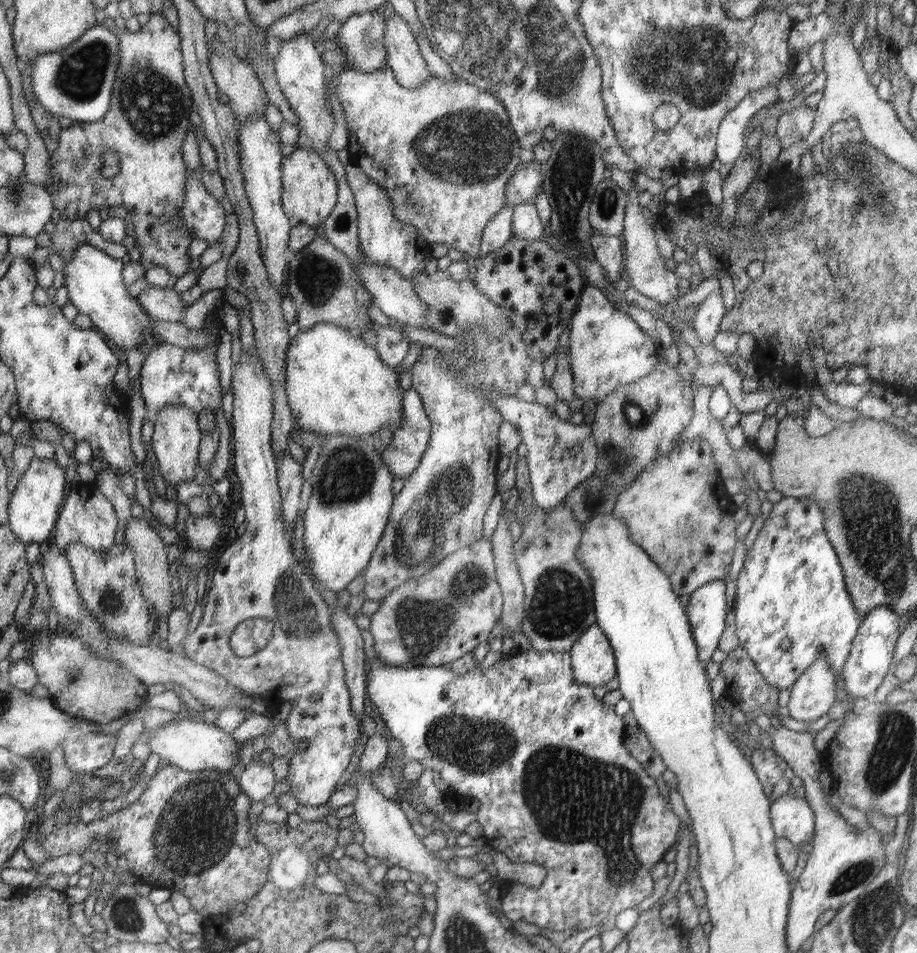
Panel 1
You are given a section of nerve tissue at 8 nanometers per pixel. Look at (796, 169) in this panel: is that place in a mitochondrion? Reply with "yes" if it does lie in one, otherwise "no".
no

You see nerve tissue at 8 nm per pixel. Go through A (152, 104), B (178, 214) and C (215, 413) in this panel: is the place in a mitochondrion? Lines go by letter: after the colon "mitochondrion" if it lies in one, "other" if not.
A: mitochondrion
B: other
C: other

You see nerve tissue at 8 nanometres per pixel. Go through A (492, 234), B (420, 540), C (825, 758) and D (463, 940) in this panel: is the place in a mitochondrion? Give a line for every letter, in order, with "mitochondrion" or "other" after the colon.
A: other
B: mitochondrion
C: other
D: mitochondrion

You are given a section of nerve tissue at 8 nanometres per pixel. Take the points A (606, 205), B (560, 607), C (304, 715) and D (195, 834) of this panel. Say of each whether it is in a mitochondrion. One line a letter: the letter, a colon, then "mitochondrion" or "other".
A: mitochondrion
B: mitochondrion
C: other
D: mitochondrion

